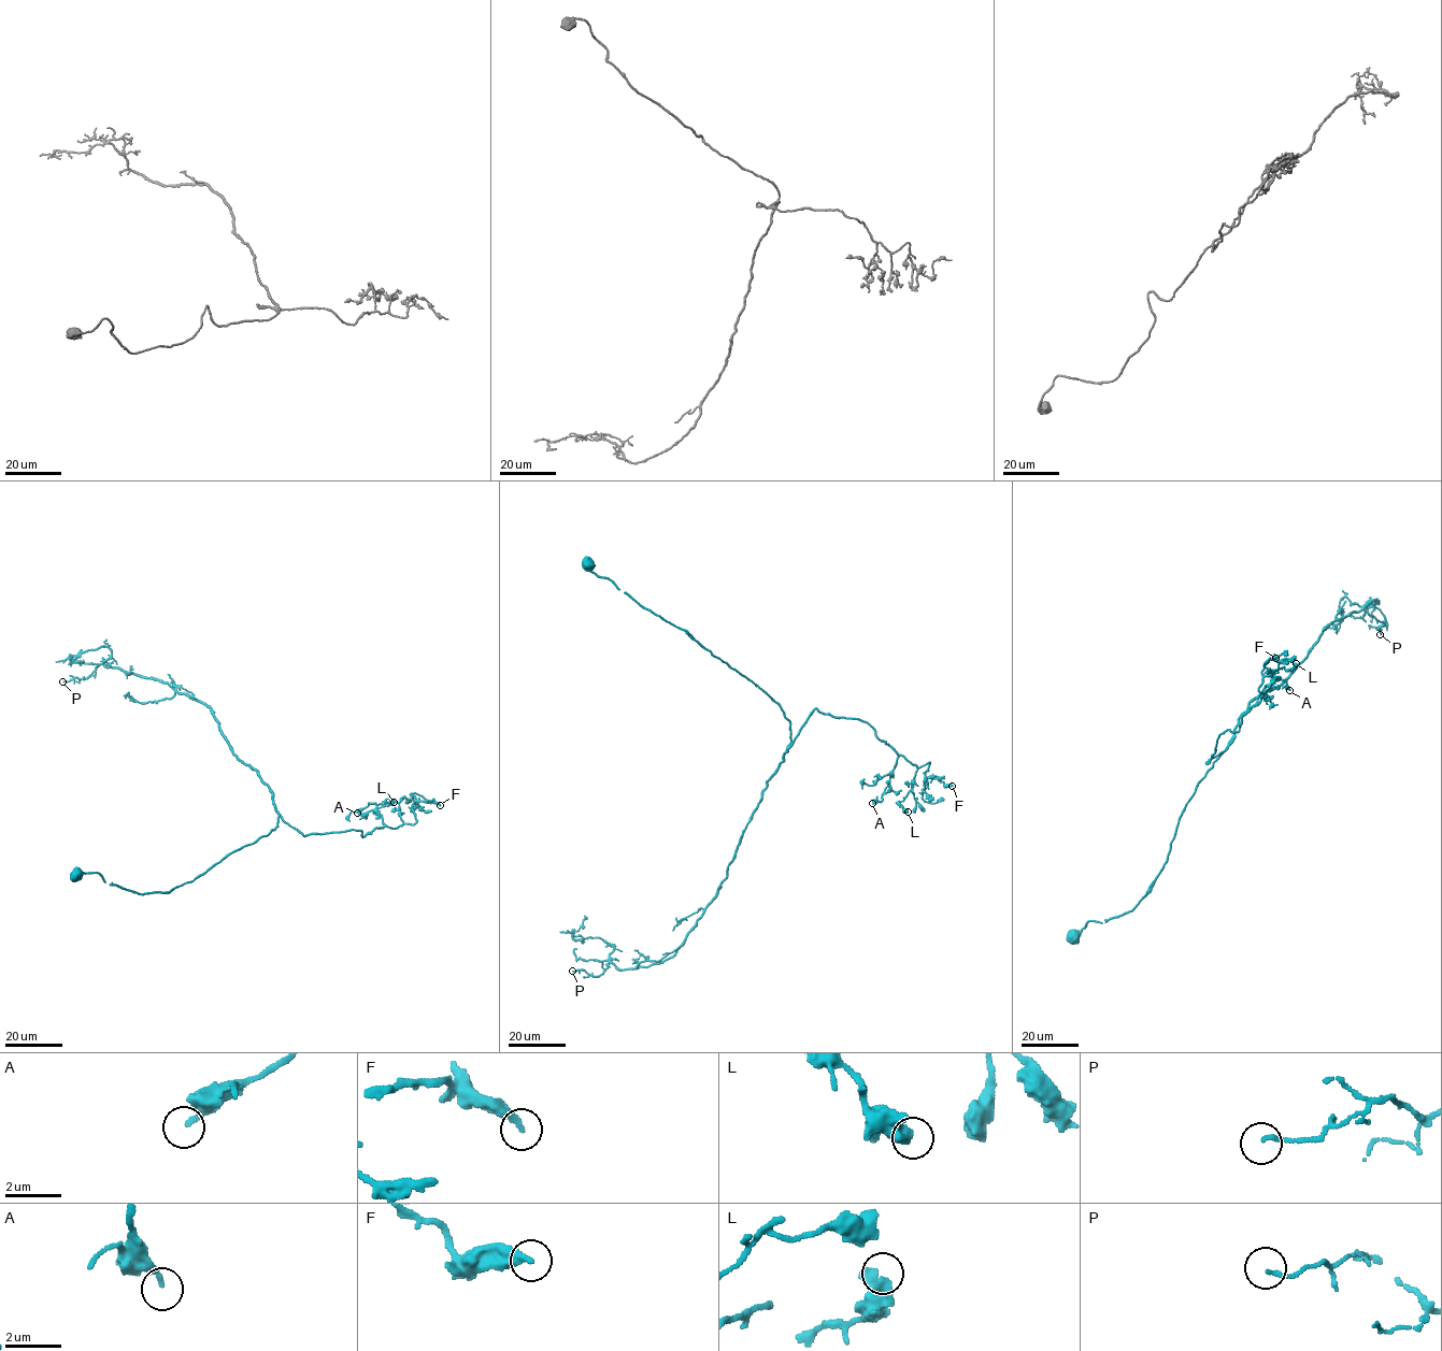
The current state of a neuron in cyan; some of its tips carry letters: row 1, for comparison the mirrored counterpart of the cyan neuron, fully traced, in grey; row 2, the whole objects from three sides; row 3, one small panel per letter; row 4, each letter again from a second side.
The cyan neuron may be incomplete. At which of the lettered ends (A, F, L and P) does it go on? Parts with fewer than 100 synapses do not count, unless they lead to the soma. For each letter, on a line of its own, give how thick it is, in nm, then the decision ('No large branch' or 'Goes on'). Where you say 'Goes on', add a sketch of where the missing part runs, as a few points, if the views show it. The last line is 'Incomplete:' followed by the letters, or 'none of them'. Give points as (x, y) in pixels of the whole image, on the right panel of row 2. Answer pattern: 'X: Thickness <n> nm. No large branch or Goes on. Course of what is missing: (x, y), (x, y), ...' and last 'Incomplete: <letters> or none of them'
A: Thickness 200 nm. No large branch
F: Thickness 320 nm. No large branch
L: Thickness 440 nm. No large branch
P: Thickness 130 nm. No large branch
Incomplete: none of them

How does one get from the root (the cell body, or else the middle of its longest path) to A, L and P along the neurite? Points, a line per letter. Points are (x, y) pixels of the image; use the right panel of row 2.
A: (1071, 934), (1134, 908), (1228, 747), (1207, 763), (1219, 734), (1238, 731), (1272, 681), (1289, 690)
L: (1071, 934), (1144, 896), (1185, 805), (1228, 747), (1207, 763), (1219, 734), (1238, 731), (1273, 673), (1296, 663)
P: (1071, 934), (1144, 896), (1240, 715), (1323, 629), (1376, 600), (1368, 606), (1385, 620), (1380, 634)

